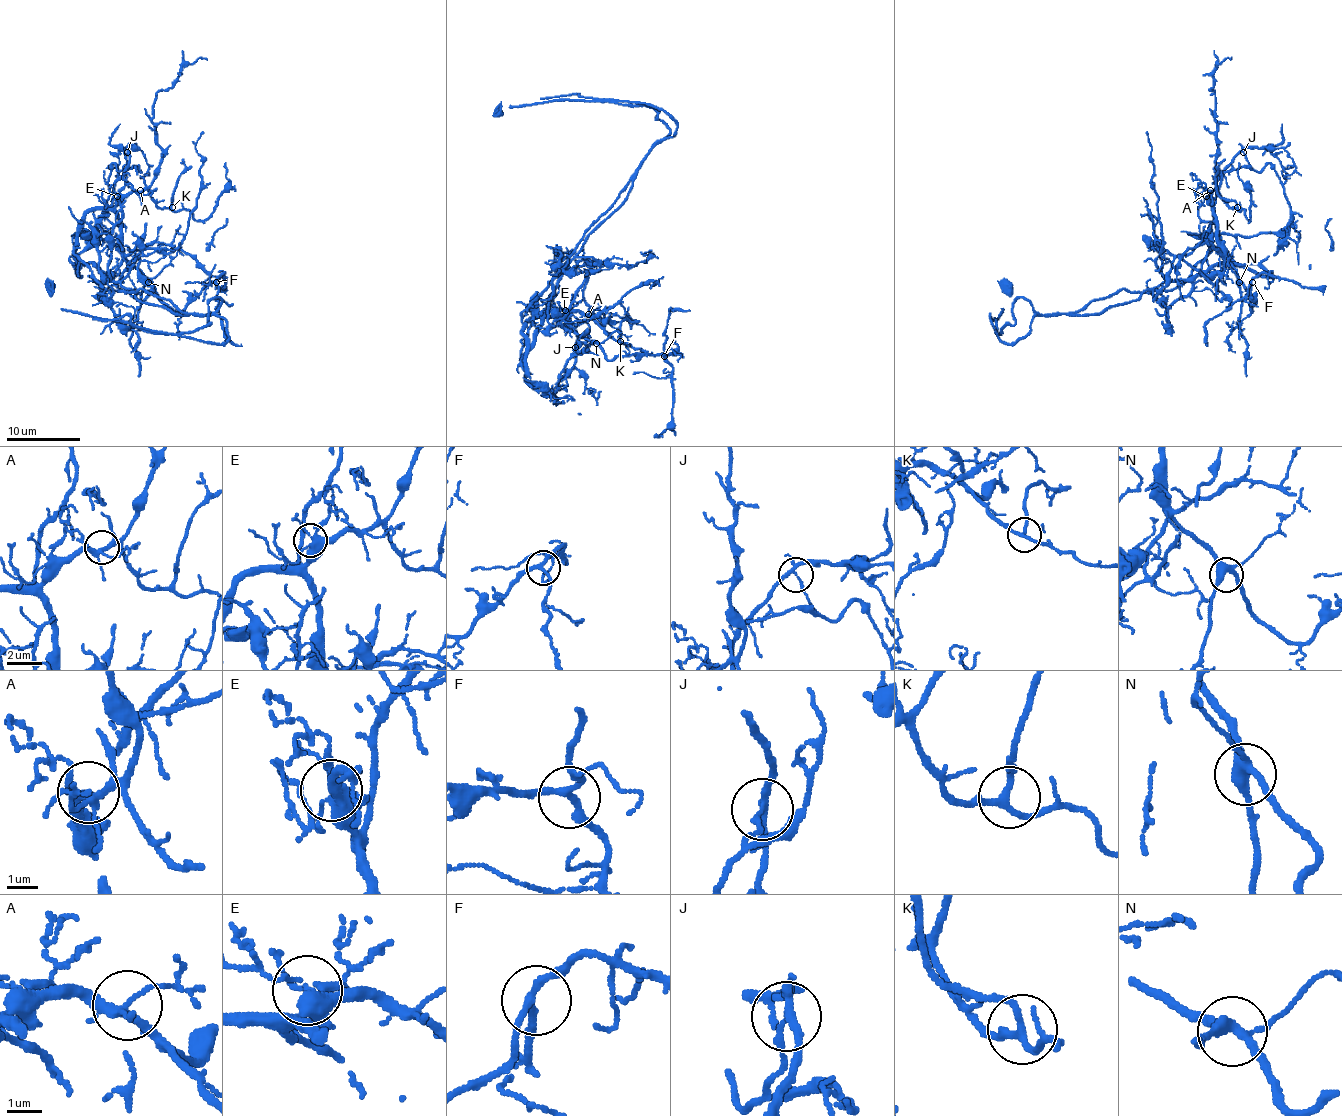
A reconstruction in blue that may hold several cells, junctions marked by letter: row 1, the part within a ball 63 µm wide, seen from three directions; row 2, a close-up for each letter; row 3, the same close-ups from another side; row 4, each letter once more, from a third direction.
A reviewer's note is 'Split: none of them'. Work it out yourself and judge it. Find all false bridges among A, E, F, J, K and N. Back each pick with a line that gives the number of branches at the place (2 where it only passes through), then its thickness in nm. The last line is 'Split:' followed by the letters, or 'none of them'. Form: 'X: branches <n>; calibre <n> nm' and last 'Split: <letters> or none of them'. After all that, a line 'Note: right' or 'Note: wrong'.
J: branches 4; calibre 190 nm
Split: J
Note: wrong

